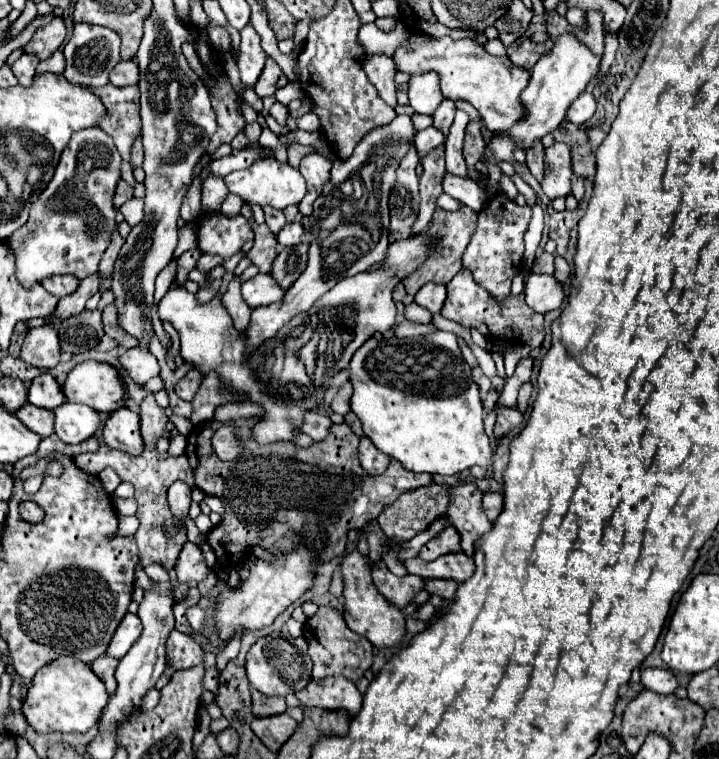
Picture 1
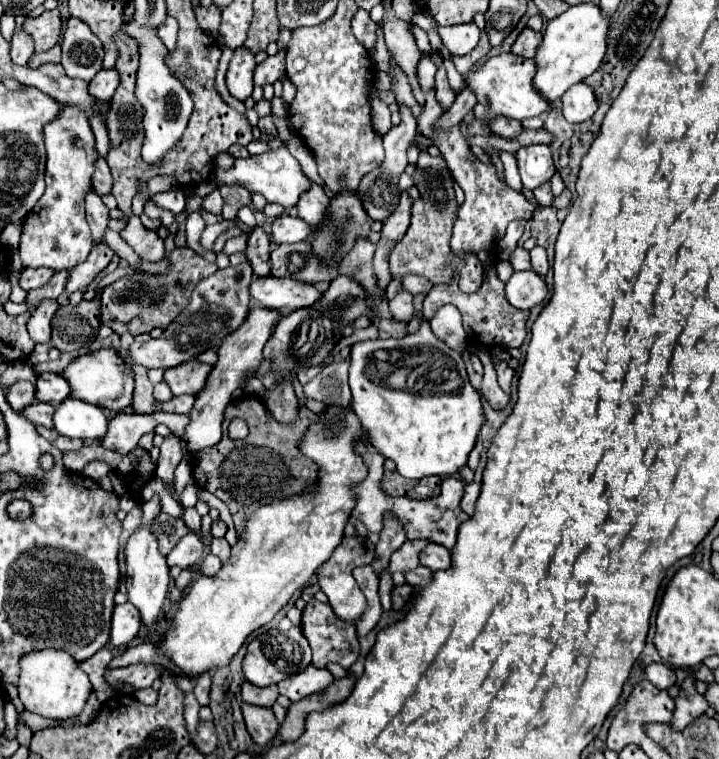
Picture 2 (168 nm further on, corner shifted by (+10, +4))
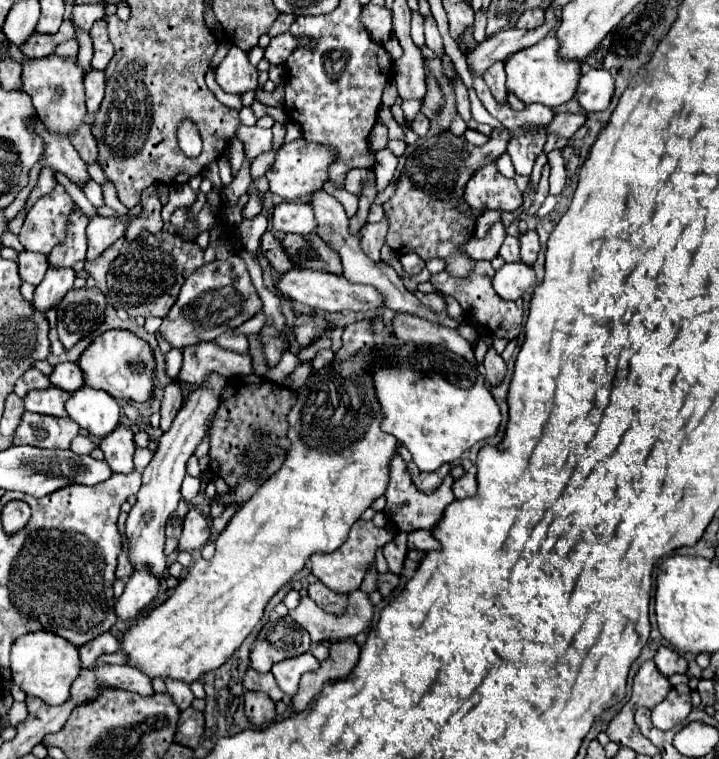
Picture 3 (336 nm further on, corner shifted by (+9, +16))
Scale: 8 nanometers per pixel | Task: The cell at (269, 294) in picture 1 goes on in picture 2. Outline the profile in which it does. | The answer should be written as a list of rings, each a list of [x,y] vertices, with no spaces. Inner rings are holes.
[[[266,276],[266,278],[254,278],[250,282],[250,298],[264,308],[298,310],[312,306],[320,296],[322,292],[318,292],[314,284],[290,278]]]

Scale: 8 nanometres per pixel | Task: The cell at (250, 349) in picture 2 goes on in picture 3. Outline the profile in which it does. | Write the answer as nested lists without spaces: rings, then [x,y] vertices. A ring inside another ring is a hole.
[[[209,374],[205,378],[205,386],[191,392],[191,396],[185,400],[183,408],[175,416],[171,428],[167,430],[167,434],[163,434],[159,438],[159,446],[153,454],[153,460],[147,464],[147,468],[141,474],[143,484],[137,492],[137,502],[127,516],[129,560],[131,560],[133,568],[141,568],[141,566],[147,564],[157,578],[161,578],[165,568],[167,568],[165,566],[165,554],[163,554],[165,522],[181,500],[179,488],[181,488],[181,482],[185,478],[185,462],[189,460],[189,456],[195,452],[197,444],[203,440],[203,436],[211,428],[215,412],[221,404],[221,392],[225,388],[225,380],[227,378],[221,376],[221,374]]]

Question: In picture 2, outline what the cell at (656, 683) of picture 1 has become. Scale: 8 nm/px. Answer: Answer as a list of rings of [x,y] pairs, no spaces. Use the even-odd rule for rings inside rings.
[[[652,662],[652,664],[648,664],[648,666],[644,668],[644,672],[646,672],[646,678],[648,678],[654,686],[658,686],[658,688],[662,688],[662,690],[666,690],[668,686],[672,686],[672,684],[676,682],[676,676],[674,676],[672,668],[666,666],[666,664]]]

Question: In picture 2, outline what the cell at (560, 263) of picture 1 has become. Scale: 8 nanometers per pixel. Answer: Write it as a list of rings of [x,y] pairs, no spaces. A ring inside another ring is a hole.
[[[534,246],[530,250],[530,258],[532,258],[532,270],[538,272],[542,278],[546,276],[550,264],[548,264],[548,256],[546,256],[546,250],[542,246]]]

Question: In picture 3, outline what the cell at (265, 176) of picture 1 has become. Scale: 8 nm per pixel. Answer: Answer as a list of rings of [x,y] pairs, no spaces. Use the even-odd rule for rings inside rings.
[[[303,138],[293,140],[289,144],[283,144],[277,150],[277,158],[273,168],[265,174],[271,186],[271,192],[285,198],[285,200],[297,200],[301,196],[309,196],[317,190],[323,188],[323,184],[327,182],[327,172],[329,172],[329,164],[335,162],[335,148],[327,148],[321,144],[311,144]]]

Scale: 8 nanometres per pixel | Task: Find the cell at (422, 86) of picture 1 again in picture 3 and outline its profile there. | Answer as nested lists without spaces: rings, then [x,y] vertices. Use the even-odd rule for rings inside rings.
[[[411,12],[411,38],[417,48],[425,46],[425,36],[423,36],[423,16],[419,12]]]

